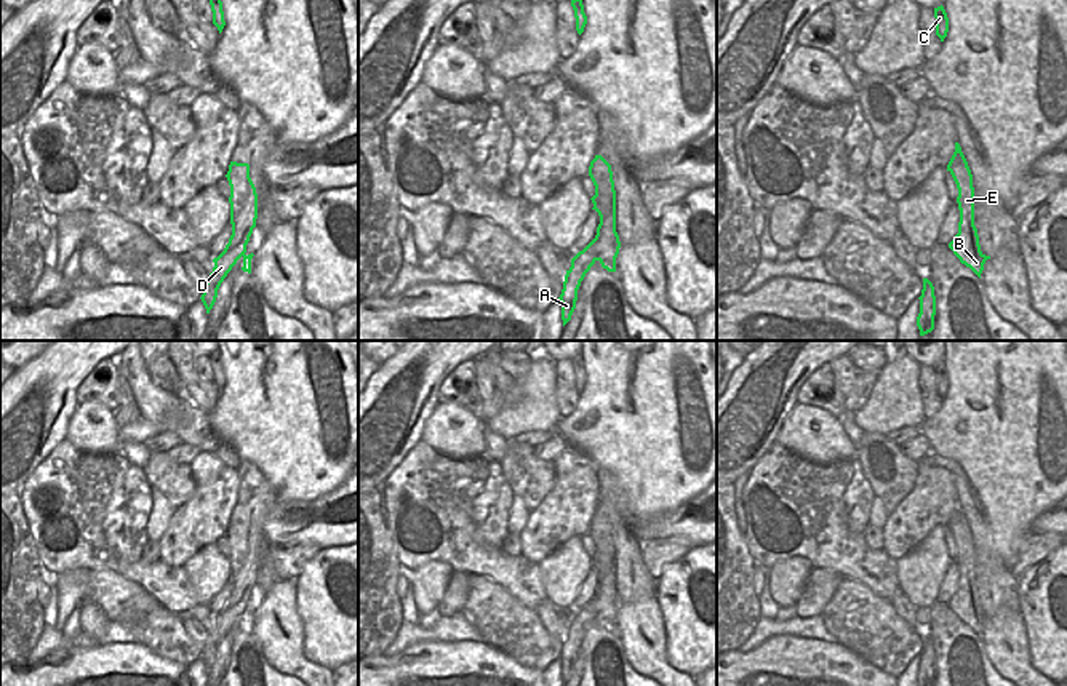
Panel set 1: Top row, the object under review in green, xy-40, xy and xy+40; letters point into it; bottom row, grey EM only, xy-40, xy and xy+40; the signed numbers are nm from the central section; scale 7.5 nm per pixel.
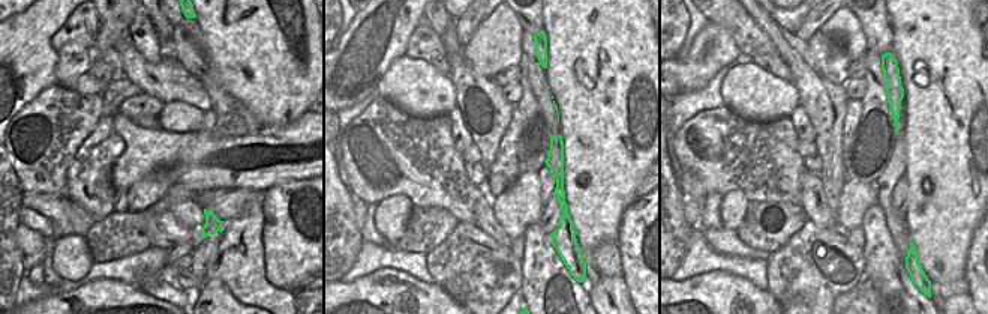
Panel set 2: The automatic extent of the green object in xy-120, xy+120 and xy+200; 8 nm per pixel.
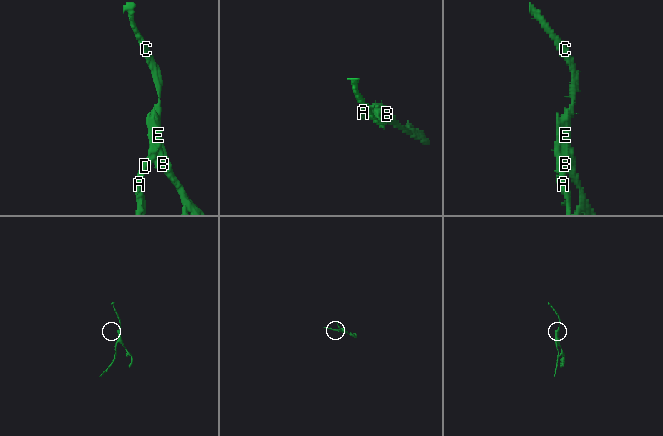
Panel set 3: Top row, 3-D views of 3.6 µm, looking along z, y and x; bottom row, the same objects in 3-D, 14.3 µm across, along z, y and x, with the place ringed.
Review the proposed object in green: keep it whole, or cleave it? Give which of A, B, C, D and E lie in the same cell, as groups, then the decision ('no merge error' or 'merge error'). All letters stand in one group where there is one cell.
groups A D / B C E; merge error

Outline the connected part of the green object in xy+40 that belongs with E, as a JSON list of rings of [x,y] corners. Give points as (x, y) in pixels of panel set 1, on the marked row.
[[[955,142],[955,152],[947,165],[955,171],[960,209],[958,233],[949,243],[949,248],[960,259],[961,264],[969,267],[979,278],[984,270],[984,264],[990,256],[981,251],[977,229],[974,225],[974,187],[973,174],[968,162],[961,152],[958,142]]]

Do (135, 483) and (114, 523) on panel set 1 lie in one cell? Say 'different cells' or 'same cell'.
same cell

